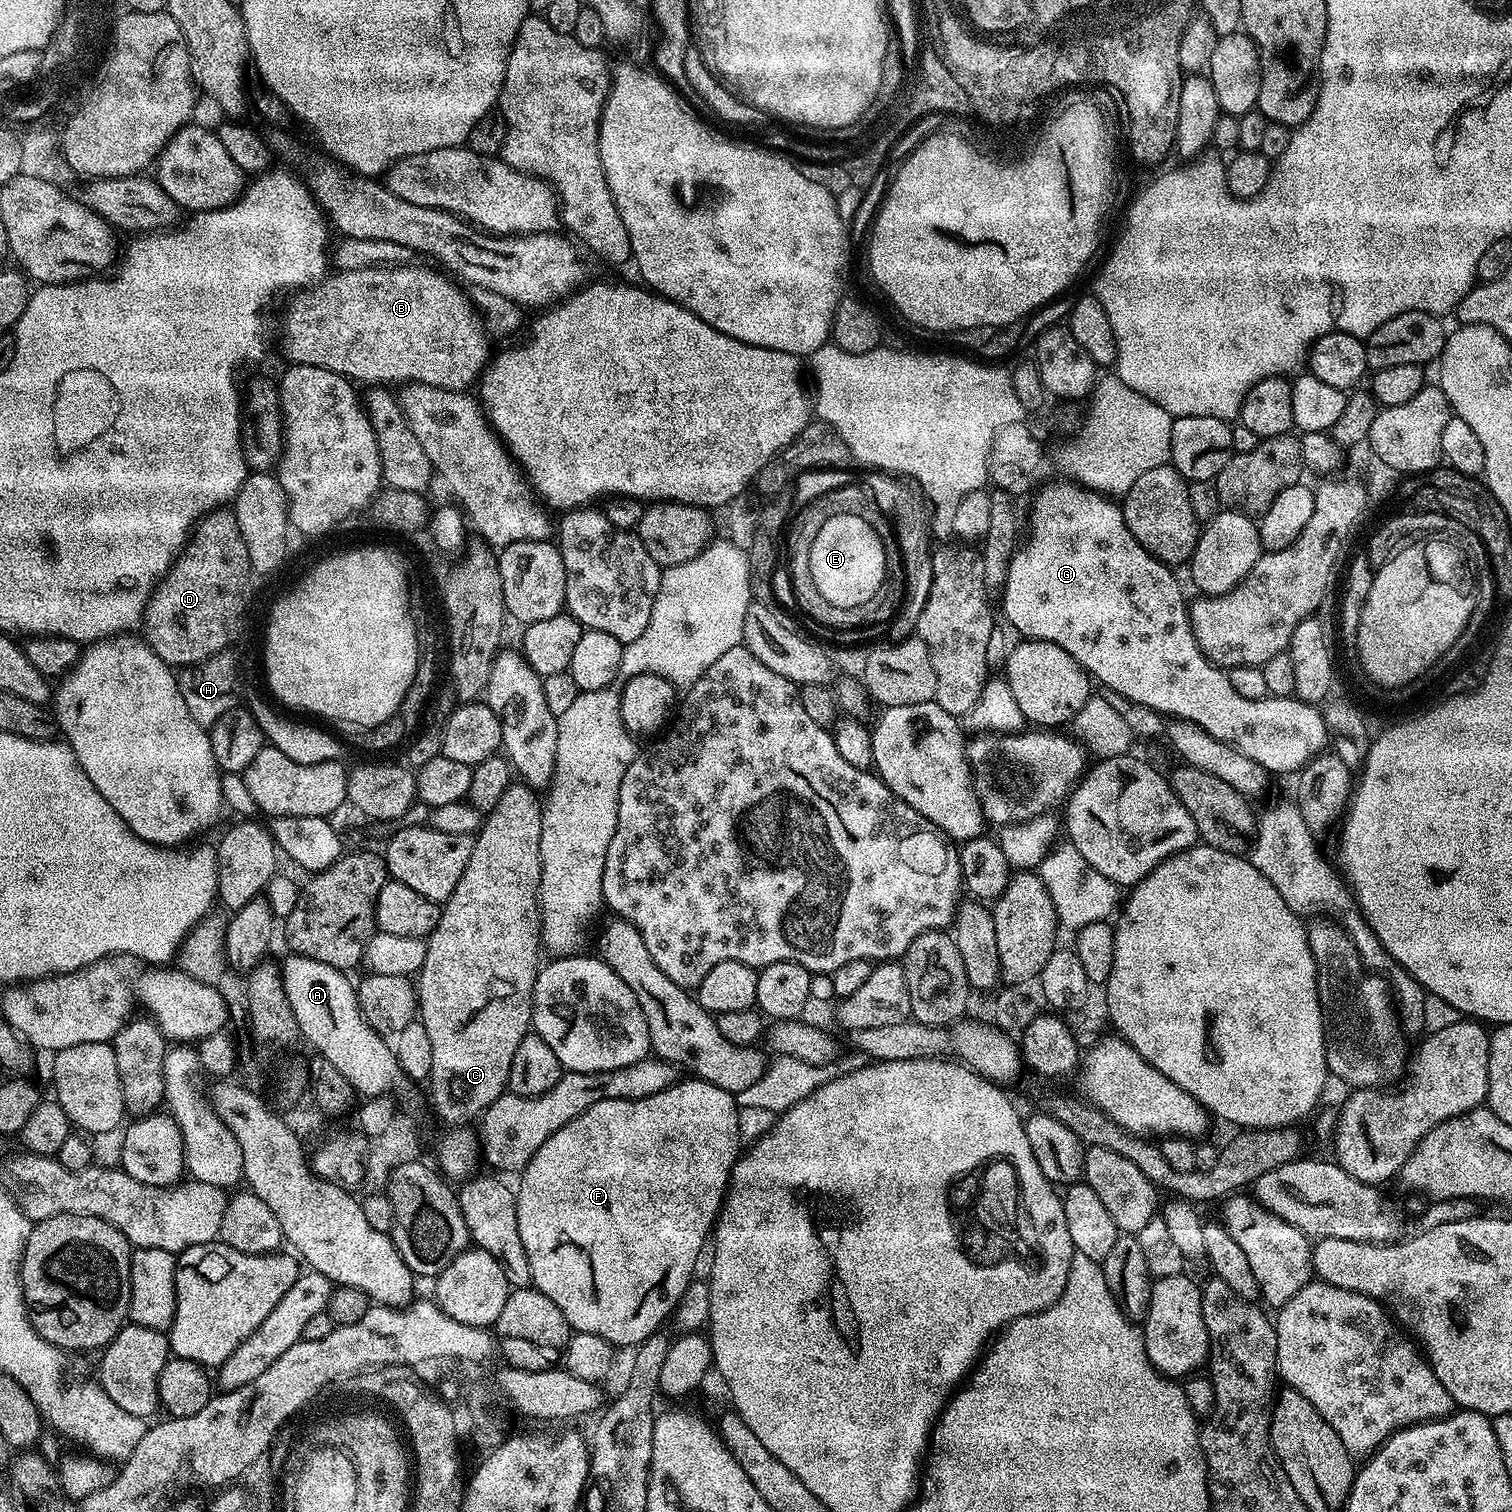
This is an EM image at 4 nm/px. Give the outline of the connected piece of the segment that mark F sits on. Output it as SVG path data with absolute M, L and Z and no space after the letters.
M687 1078L674 1082L658 1094L641 1100L607 1100L590 1106L578 1118L566 1122L562 1130L554 1130L538 1150L534 1158L519 1173L520 1188L515 1189L516 1209L518 1210L518 1234L522 1234L522 1246L526 1246L526 1258L530 1258L531 1287L537 1288L566 1318L573 1333L585 1332L602 1338L607 1344L632 1344L639 1346L648 1336L657 1335L660 1323L675 1313L676 1306L684 1297L686 1286L694 1279L692 1271L696 1268L696 1259L700 1251L705 1251L706 1241L714 1231L716 1217L720 1215L720 1206L728 1189L728 1180L732 1176L732 1167L742 1155L740 1148L741 1109L731 1092L722 1090L710 1082L699 1078Z

